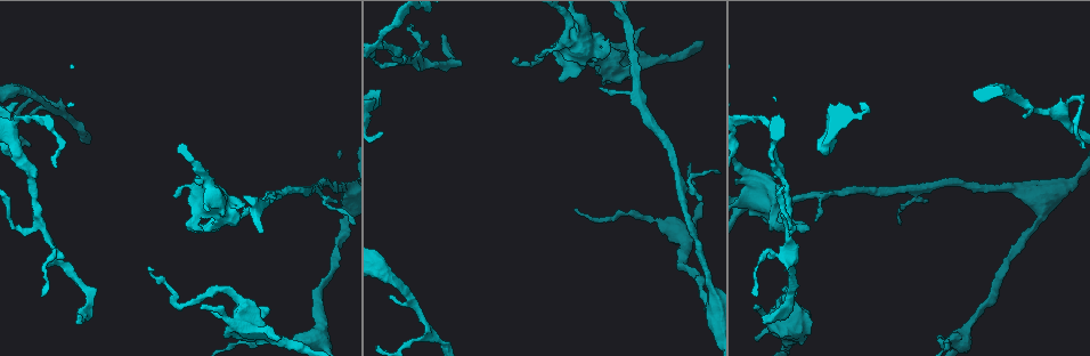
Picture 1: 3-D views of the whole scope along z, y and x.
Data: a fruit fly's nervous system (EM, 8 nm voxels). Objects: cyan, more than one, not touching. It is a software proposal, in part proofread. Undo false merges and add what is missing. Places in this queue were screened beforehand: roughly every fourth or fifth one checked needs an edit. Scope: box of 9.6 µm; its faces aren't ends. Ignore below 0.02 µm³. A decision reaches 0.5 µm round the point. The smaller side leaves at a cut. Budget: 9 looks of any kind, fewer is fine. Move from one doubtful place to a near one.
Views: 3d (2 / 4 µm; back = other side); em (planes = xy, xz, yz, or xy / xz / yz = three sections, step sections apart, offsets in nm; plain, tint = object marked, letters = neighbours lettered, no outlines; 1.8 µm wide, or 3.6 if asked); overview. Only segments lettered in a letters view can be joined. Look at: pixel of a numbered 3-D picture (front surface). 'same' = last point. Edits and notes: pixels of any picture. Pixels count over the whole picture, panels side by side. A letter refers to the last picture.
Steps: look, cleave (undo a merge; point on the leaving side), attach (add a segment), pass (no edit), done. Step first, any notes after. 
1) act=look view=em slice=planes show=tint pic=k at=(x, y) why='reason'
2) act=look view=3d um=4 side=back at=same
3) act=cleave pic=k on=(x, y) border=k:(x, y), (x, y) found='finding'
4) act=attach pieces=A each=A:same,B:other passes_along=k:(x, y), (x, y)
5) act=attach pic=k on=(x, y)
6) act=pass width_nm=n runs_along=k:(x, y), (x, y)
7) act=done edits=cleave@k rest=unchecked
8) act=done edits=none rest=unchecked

act=look view=em slice=xy step=4 show=letters pic=1 at=(392, 66) why='three-way junction'

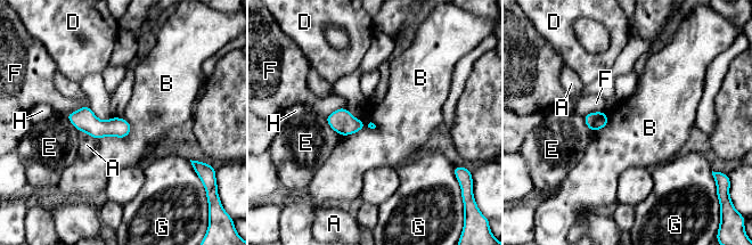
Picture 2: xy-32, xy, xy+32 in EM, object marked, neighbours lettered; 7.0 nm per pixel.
act=pass each=A:other,B:other,D:other,E:other,F:other,G:other,H:other border=2:(131, 124), (125, 137), (96, 140) found='continuous, no second cell'

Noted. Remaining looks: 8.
act=look view=em slice=planes show=letters pic=1 at=(443, 35) why='branch stops here'

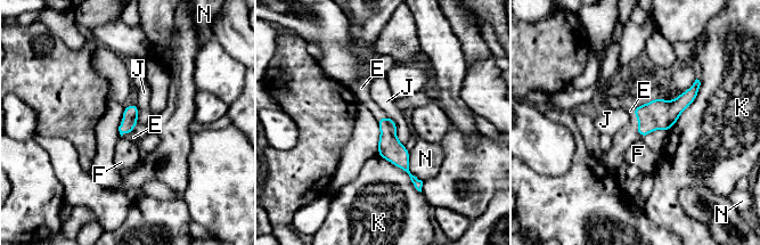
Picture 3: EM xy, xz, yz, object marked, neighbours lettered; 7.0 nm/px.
act=attach pieces=E each=E:same,F:other,J:other,K:other,N:other found='it goes on there'

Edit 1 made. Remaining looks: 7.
act=look view=3d um=4 side=back pic=1 at=(808, 228) why='branch stops here'

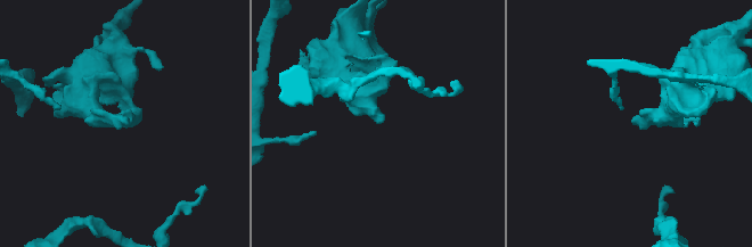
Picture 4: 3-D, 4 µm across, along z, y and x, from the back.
act=look view=em um=3.6 slice=planes show=plain pic=4 at=(123, 123) why='shape alone is not enough'

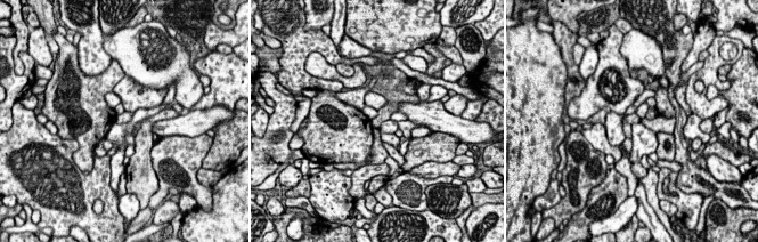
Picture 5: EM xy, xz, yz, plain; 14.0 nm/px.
act=look view=em um=3.6 slice=planes show=letters at=same

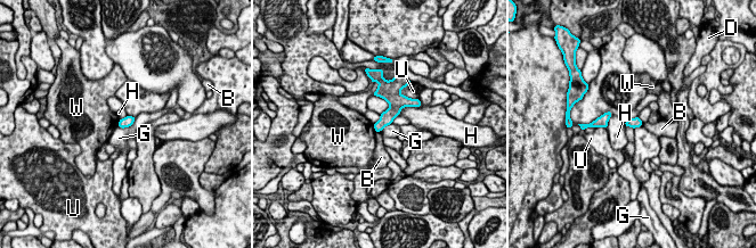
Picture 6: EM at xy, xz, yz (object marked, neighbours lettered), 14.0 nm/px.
act=pass each=B:other,D:other,G:other,H:other,U:other,W:other border=6:(136, 117), (129, 126), (118, 126) found='no lettered segment goes on from it'

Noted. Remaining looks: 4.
act=look view=em um=3.6 slice=planes show=tint pic=1 at=(180, 307) why='sharp bend'

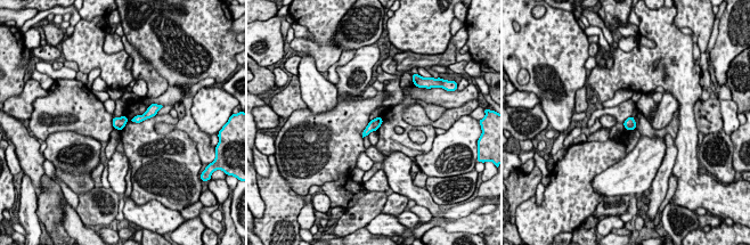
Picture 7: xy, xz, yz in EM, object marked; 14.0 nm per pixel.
act=look view=em um=3.6 slice=planes show=letters at=same why='see the neighbours'

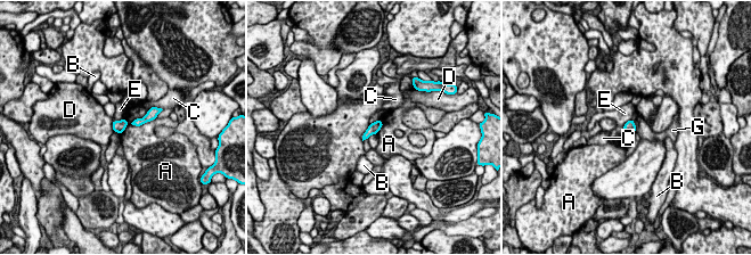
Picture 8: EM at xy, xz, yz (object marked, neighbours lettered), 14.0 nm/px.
act=pass each=A:other,B:other,C:other,D:other,E:other,G:other border=8:(156, 117), (140, 125), (130, 123) found='continuous, no second cell'

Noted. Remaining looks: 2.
act=done edits=attach@3 rest=unchecked

